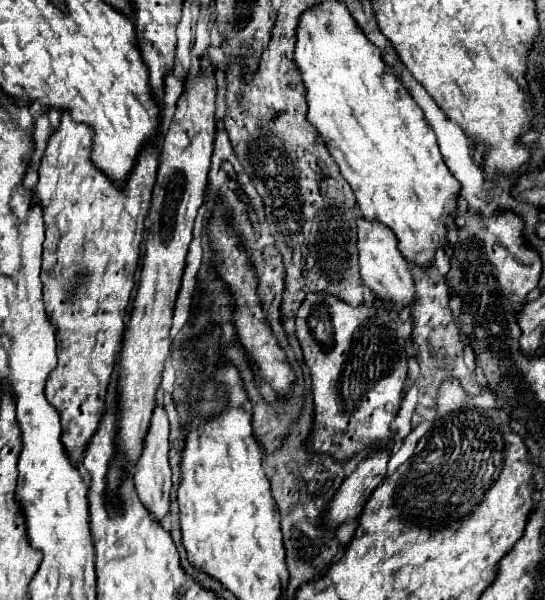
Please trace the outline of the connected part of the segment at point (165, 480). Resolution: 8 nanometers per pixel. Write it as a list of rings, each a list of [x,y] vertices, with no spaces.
[[[159,403],[153,409],[151,415],[151,425],[143,443],[143,451],[135,463],[135,489],[139,499],[145,503],[145,507],[151,509],[151,513],[161,521],[163,515],[169,511],[169,491],[171,491],[171,469],[167,461],[167,451],[169,451],[169,421],[167,421],[167,411]]]

